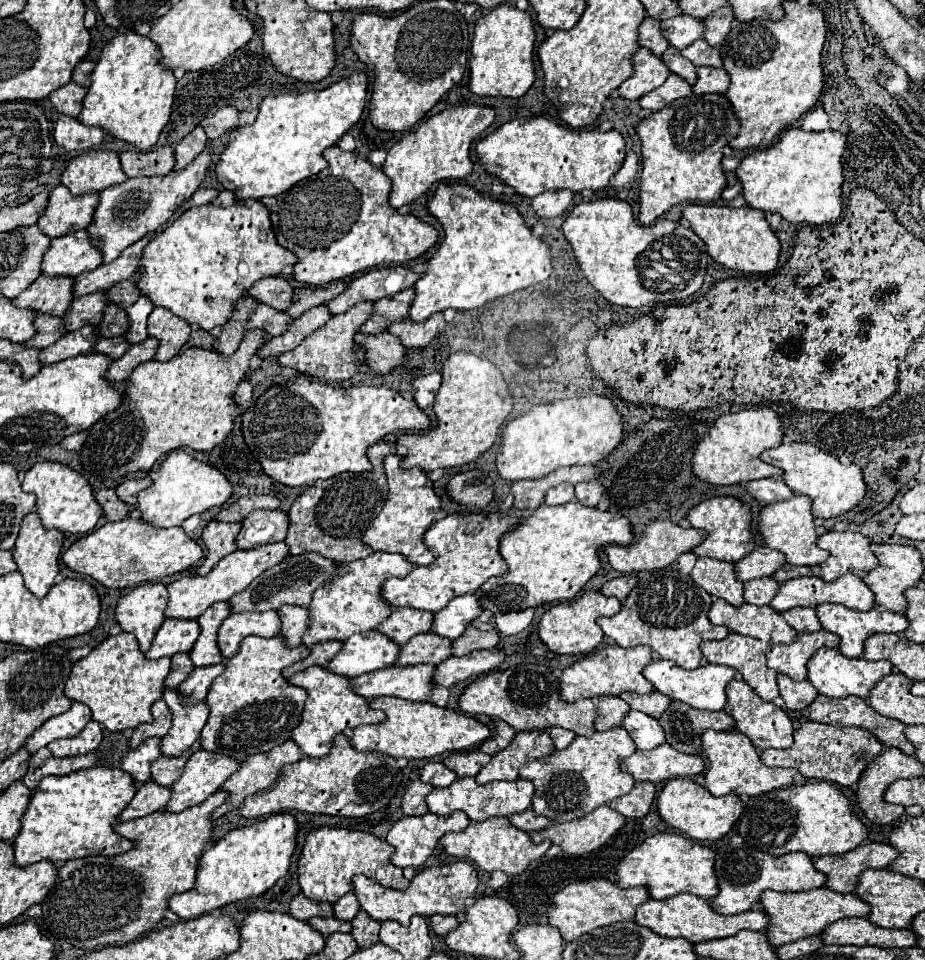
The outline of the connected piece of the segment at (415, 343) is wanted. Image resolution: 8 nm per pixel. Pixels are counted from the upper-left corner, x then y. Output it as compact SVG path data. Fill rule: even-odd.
M443 312L439 314L433 314L431 318L427 318L425 322L413 322L413 320L407 320L407 322L393 322L389 324L389 332L399 336L401 342L405 342L407 348L419 348L419 346L427 346L431 344L433 338L437 338L443 328L445 328L445 318L443 318Z

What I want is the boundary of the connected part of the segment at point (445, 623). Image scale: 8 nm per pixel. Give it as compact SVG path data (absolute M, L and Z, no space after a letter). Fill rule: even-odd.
M477 594L457 596L457 600L451 600L449 606L445 606L441 612L435 614L433 632L455 640L465 632L465 628L473 620L481 618L481 614L483 614L483 606Z

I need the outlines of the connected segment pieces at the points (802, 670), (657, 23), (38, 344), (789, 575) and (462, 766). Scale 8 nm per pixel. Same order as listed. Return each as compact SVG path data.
M815 632L799 634L793 644L775 644L767 650L767 664L779 674L785 674L793 680L807 678L807 662L819 648L839 648L839 636L833 632Z
M647 16L647 20L639 28L641 46L649 48L655 56L661 56L669 48L669 40L661 32L661 20Z
M37 314L37 316L35 316L35 326L37 326L37 334L35 334L35 338L31 338L29 342L25 342L25 344L35 346L35 348L47 348L47 346L55 344L63 334L67 334L67 330L65 330L65 320L63 320L63 318L59 318L59 316Z
M785 564L783 568L779 568L779 570L773 574L773 578L775 578L779 584L783 584L783 582L787 582L789 579L809 576L809 574L811 574L811 568L809 568L809 566L791 566L791 564Z
M469 750L469 752L457 752L445 758L445 766L451 768L459 778L463 776L477 776L477 772L489 764L491 756L483 754L481 750Z

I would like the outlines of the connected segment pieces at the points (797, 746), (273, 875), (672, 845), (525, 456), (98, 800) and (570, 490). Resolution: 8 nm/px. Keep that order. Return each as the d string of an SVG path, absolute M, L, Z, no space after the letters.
M803 722L799 730L795 730L795 742L789 750L763 750L761 752L761 760L765 766L789 766L789 768L797 768L805 778L813 778L813 780L825 780L825 782L833 782L845 788L855 788L859 778L863 776L863 772L869 768L869 764L883 752L883 744L865 728L855 728L855 726L833 726L833 724L819 724L819 722Z
M289 812L271 814L267 820L231 830L225 838L217 840L209 850L203 852L199 860L199 870L197 870L199 876L195 888L187 890L185 894L171 896L169 908L181 920L193 920L225 904L265 894L269 888L275 886L279 878L287 874L291 856L295 852L295 838L297 838L297 820Z
M663 832L649 836L641 846L633 848L619 864L617 870L617 884L621 888L633 888L633 886L647 886L651 892L651 898L671 898L681 892L695 894L705 900L713 900L717 896L717 876L715 876L715 852L707 846L701 846L699 842L675 834L675 832Z
M605 394L539 404L503 428L503 442L497 454L497 470L501 478L515 482L539 480L561 468L561 464L597 464L621 444L623 424L625 422L619 410Z
M93 766L87 770L77 770L65 776L47 776L41 780L37 790L31 796L31 804L25 810L21 818L21 832L15 838L15 864L29 866L39 860L53 860L53 862L67 862L73 858L85 858L85 856L117 856L123 852L129 852L135 842L119 836L115 832L115 824L119 814L129 806L133 796L137 794L137 786L133 782L133 776L121 768L105 768L105 766Z
M559 484L557 488L547 492L545 504L547 506L559 506L559 504L567 504L573 498L575 498L575 486L573 484Z

